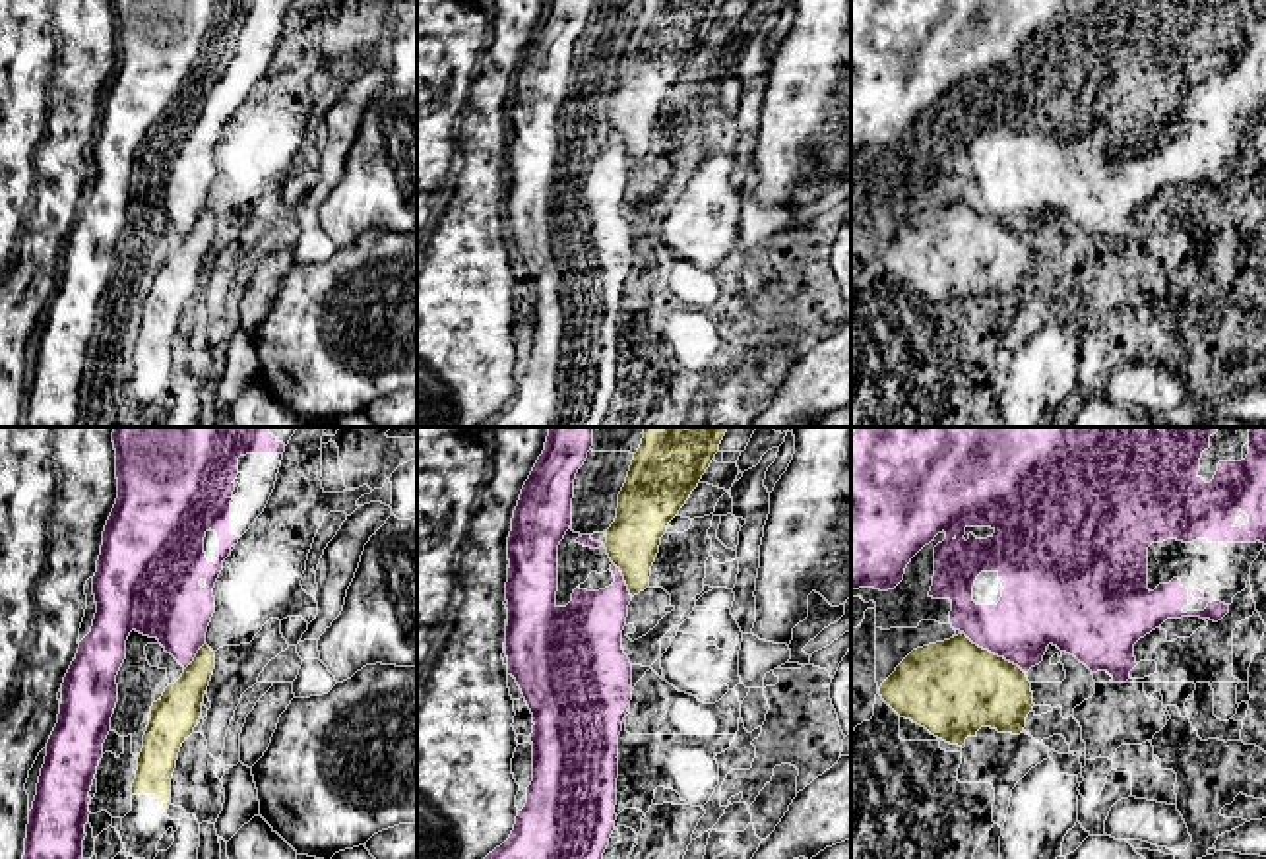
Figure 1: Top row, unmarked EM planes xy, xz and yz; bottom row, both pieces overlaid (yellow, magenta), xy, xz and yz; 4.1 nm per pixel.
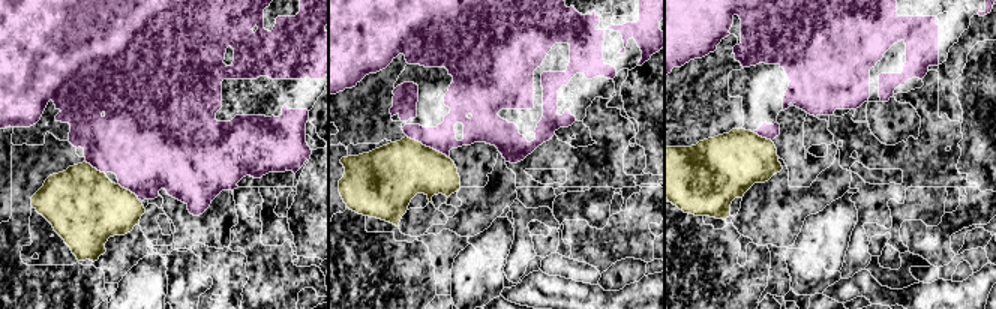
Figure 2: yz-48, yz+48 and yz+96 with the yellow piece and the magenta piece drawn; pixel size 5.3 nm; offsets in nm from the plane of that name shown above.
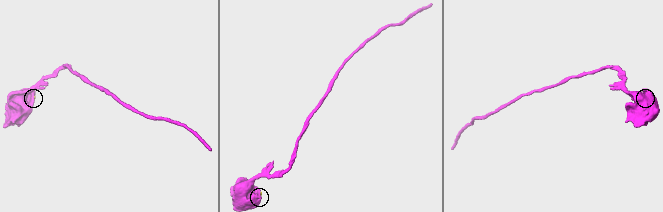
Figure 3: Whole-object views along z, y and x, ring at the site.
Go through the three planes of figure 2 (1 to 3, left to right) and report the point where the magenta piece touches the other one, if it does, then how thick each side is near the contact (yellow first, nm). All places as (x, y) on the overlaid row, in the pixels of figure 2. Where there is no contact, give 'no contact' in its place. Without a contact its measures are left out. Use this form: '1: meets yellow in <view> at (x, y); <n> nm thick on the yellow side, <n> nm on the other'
1: meets yellow in yz-48 at (129, 191); 400 nm thick on the yellow side, 460 nm on the other
2: meets yellow in yz+48 at (428, 147); 320 nm thick on the yellow side, 140 nm on the other
3: meets yellow in yz+96 at (761, 137); 340 nm thick on the yellow side, 80 nm on the other

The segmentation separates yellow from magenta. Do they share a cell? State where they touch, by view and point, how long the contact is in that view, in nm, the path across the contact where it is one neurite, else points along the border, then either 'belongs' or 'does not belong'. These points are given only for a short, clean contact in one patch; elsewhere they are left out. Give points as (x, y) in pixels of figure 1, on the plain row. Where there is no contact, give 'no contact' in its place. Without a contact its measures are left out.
meets yellow in yz at (993, 220); contact 320 nm long; does not belong

